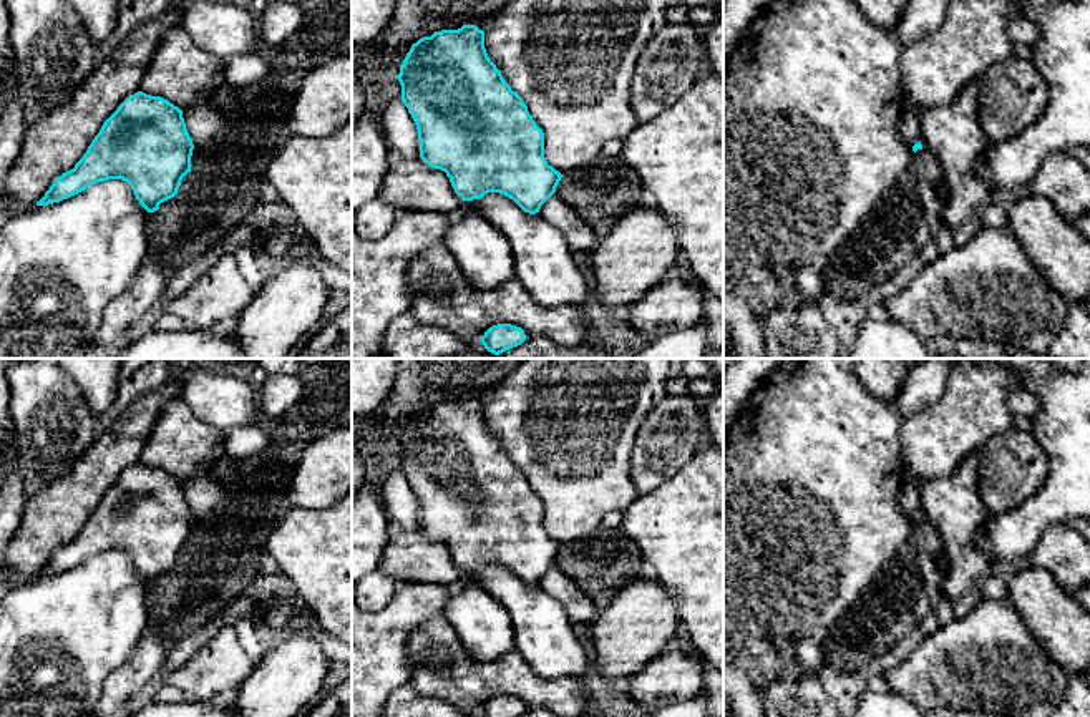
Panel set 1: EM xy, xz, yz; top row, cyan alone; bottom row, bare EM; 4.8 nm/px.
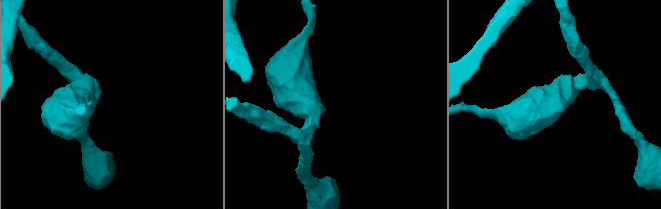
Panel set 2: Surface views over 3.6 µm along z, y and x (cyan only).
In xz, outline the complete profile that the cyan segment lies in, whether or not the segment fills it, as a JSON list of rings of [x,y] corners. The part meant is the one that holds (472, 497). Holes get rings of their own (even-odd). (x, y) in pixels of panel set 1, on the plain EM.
[[[476,397],[435,403],[411,417],[400,437],[401,473],[420,511],[420,529],[450,549],[463,573],[499,564],[536,586],[562,549],[544,529],[544,505],[523,470],[511,461],[484,420]]]

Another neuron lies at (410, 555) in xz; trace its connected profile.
[[[403,529],[388,538],[378,571],[400,581],[431,583],[455,588],[463,571],[445,543],[430,539],[421,529]]]

